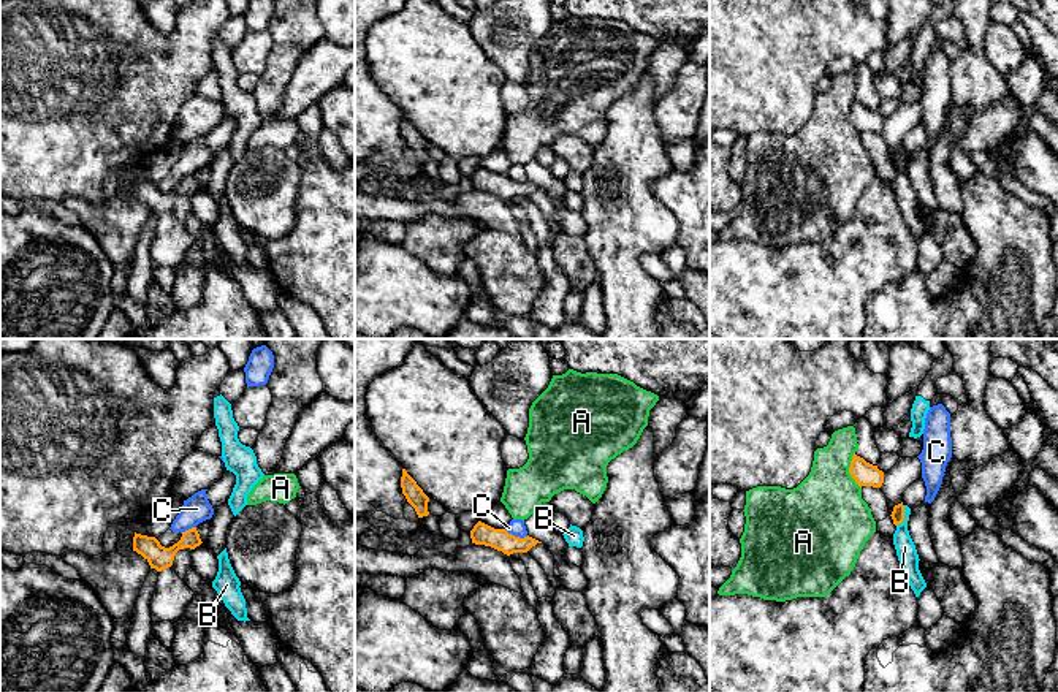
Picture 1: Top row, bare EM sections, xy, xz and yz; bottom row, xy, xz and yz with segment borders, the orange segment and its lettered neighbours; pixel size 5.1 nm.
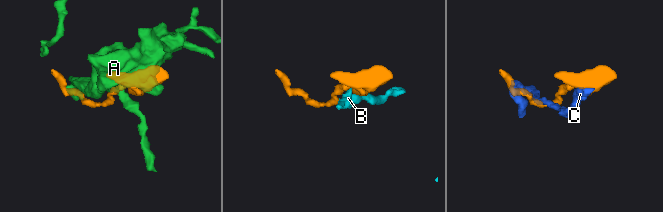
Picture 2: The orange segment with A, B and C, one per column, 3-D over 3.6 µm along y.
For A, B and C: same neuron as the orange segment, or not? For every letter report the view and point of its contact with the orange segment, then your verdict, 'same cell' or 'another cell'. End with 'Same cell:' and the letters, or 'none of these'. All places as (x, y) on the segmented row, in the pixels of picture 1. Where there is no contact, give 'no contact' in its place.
A: meets orange in yz at (849, 471); another cell
B: meets orange in yz at (903, 517); another cell
C: meets orange in xz at (517, 537); another cell
Same cell: none of these

